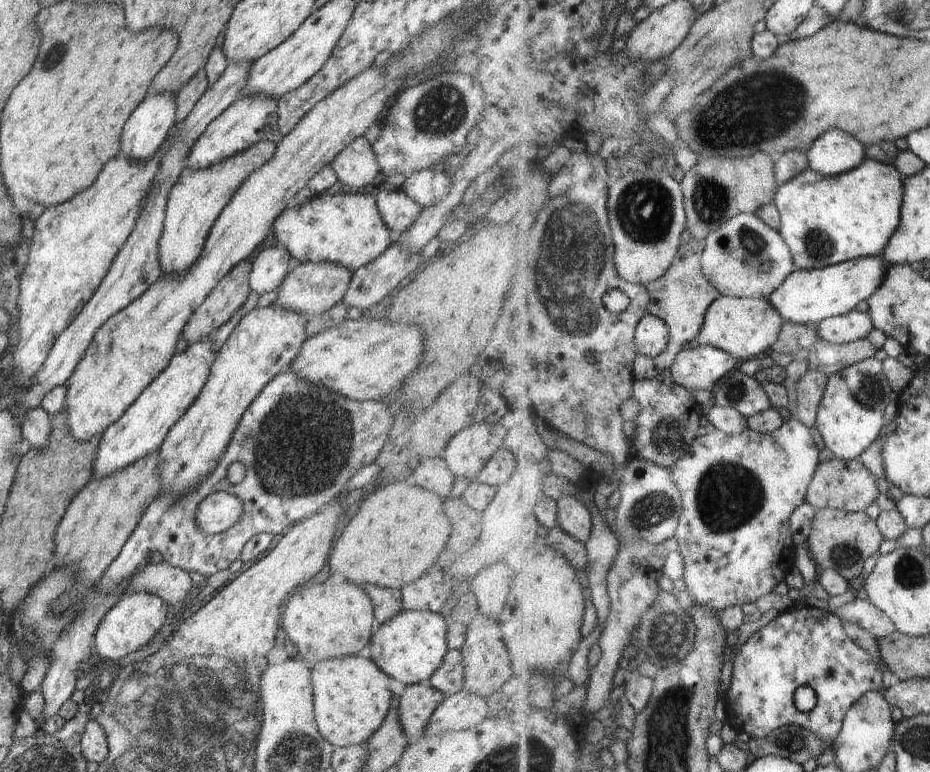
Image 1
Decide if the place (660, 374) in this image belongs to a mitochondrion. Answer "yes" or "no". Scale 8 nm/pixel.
no

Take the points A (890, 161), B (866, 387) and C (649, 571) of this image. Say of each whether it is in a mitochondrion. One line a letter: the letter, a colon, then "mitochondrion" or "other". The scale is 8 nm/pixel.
A: other
B: mitochondrion
C: other

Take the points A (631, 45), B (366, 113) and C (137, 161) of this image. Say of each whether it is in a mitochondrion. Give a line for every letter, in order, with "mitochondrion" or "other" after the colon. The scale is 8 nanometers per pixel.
A: other
B: other
C: other

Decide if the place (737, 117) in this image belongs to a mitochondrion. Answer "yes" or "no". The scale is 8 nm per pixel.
yes

